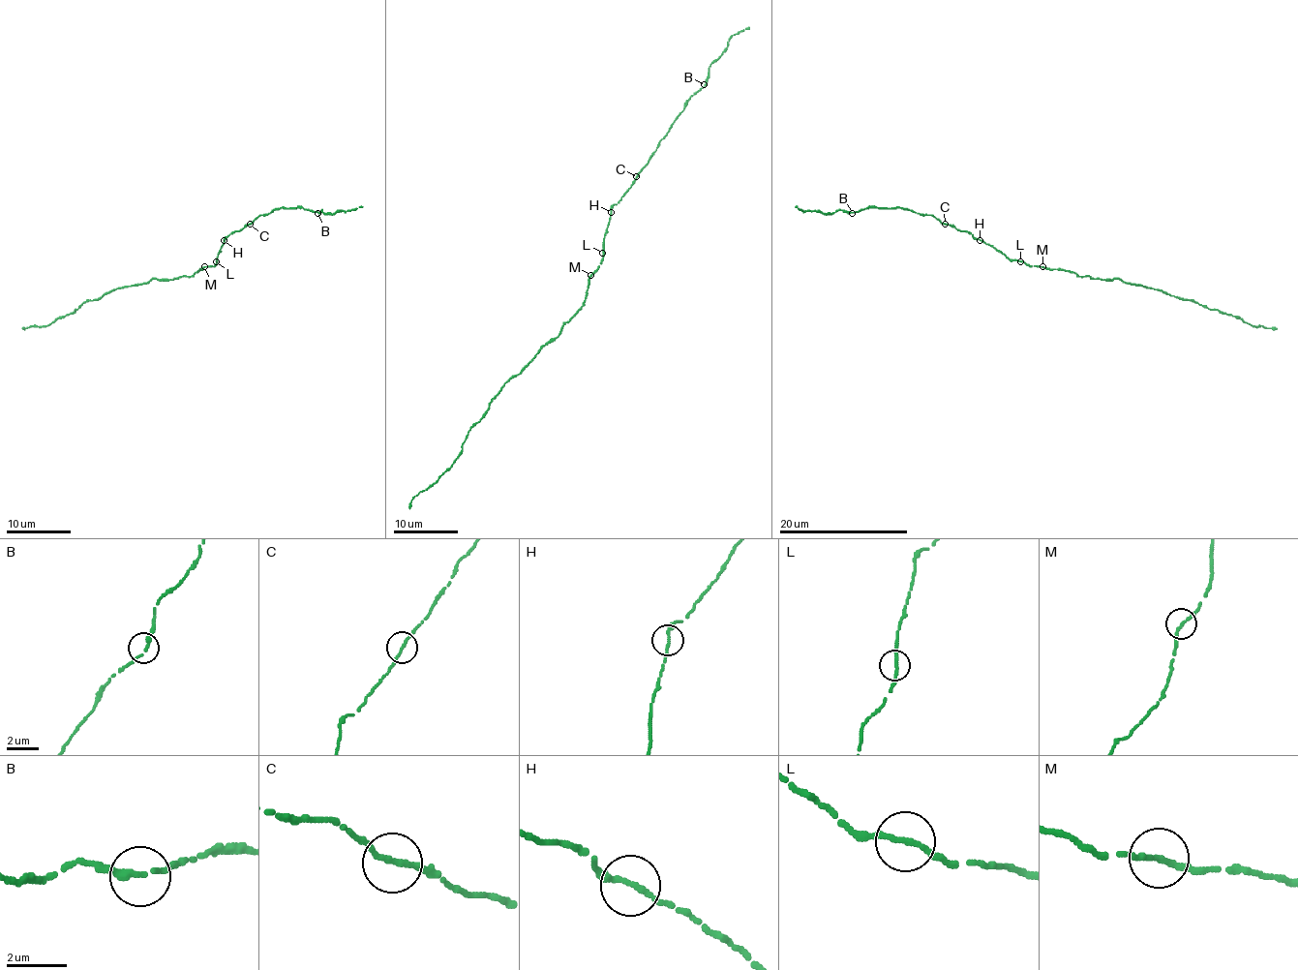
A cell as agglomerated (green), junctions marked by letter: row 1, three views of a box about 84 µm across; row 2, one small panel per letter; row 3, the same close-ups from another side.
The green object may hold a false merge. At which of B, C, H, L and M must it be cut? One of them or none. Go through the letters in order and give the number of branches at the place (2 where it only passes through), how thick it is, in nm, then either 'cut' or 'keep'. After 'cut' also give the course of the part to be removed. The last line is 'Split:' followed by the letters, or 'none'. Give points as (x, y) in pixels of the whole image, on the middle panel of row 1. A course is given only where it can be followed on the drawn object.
B: 2 | 200 nm | keep
C: 2 | 190 nm | keep
H: 2 | 220 nm | keep
L: 2 | 200 nm | keep
M: 2 | 200 nm | keep
Split: none

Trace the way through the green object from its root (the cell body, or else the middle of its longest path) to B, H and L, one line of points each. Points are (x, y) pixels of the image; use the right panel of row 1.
B: (1040, 266), (1009, 259), (972, 233), (943, 224), (930, 214), (902, 208), (865, 208), (852, 213)
H: (1040, 266), (1009, 259), (980, 240)
L: (1040, 266), (1028, 266), (1020, 261)

